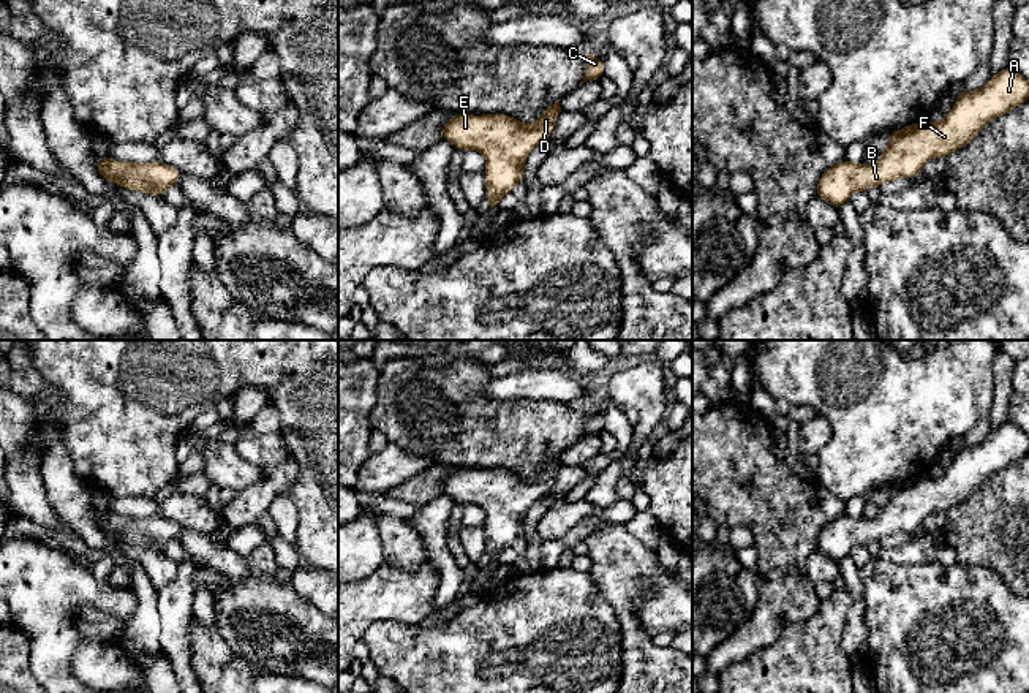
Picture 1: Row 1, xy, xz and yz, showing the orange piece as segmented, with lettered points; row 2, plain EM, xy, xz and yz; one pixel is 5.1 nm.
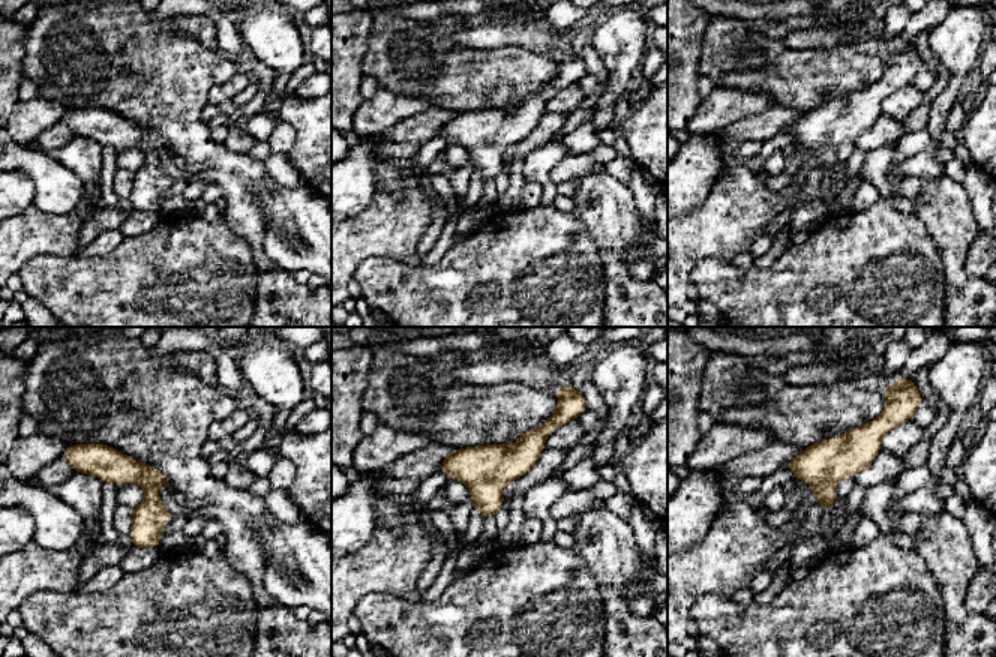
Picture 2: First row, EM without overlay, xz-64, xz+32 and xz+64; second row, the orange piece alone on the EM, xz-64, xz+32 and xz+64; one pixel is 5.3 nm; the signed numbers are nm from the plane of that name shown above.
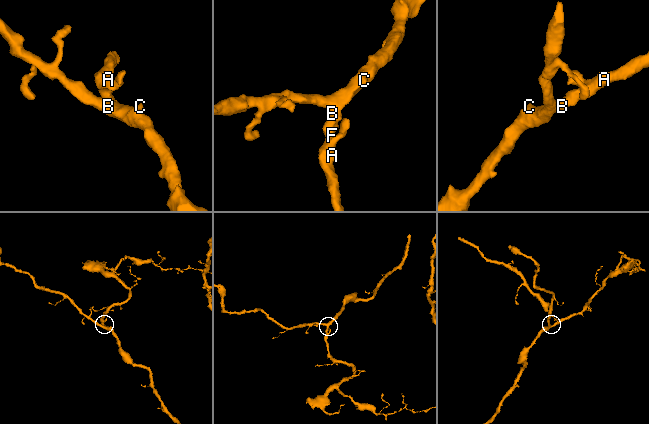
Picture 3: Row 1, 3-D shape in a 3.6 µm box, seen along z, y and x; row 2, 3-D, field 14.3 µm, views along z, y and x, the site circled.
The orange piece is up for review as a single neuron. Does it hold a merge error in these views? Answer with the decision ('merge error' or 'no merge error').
no merge error

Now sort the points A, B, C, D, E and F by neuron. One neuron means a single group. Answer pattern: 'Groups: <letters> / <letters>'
Groups: A B C D E F

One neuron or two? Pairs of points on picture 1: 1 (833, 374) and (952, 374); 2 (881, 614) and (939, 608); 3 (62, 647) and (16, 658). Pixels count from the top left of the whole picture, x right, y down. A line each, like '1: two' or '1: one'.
1: one
2: one
3: two

